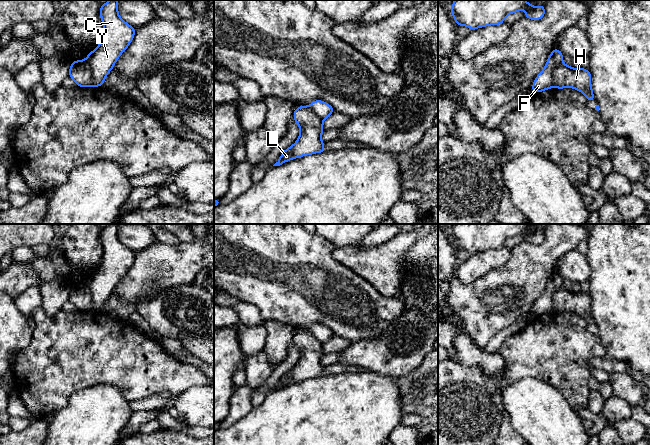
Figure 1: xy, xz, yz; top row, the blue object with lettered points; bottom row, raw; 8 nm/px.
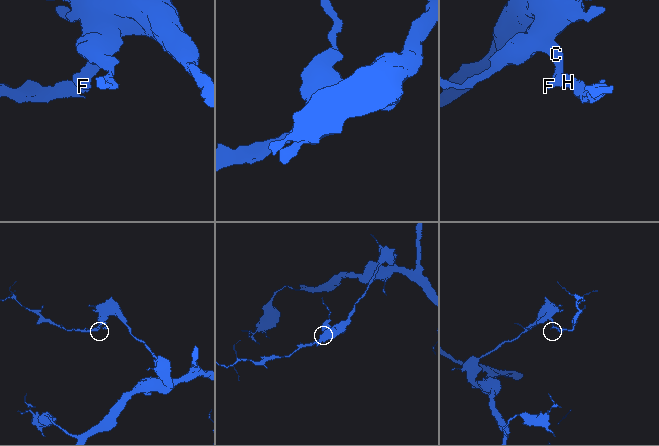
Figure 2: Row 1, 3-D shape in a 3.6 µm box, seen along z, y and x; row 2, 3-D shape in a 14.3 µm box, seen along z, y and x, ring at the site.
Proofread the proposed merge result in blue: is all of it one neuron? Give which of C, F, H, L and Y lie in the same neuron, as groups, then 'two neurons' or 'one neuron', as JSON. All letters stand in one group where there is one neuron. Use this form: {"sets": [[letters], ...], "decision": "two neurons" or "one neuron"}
{"sets": [["C", "F", "Y"], ["H", "L"]], "decision": "two neurons"}

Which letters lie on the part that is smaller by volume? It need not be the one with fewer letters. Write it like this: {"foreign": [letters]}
{"foreign": ["H", "L"]}

